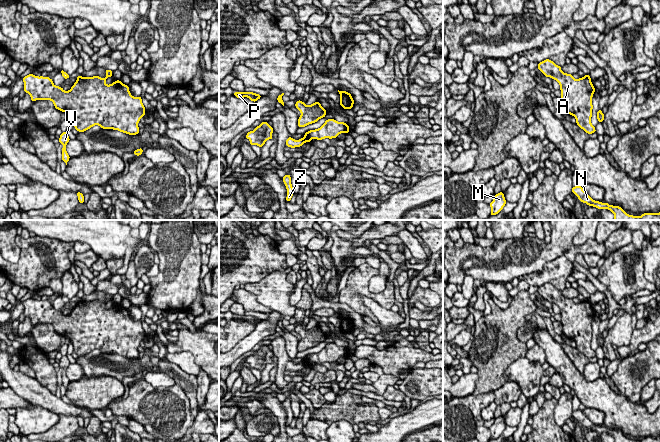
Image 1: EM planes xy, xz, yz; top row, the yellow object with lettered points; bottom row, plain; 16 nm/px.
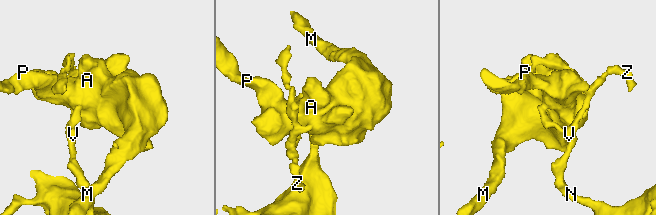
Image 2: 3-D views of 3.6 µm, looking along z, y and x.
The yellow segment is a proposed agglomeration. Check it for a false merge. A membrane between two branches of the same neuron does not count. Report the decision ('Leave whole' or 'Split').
Leave whole

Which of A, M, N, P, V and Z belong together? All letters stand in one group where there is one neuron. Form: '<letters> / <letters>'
A M N P V Z

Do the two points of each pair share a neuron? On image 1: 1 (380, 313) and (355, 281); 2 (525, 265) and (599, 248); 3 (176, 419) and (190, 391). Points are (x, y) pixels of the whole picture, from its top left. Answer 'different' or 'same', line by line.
1: different
2: same
3: different

